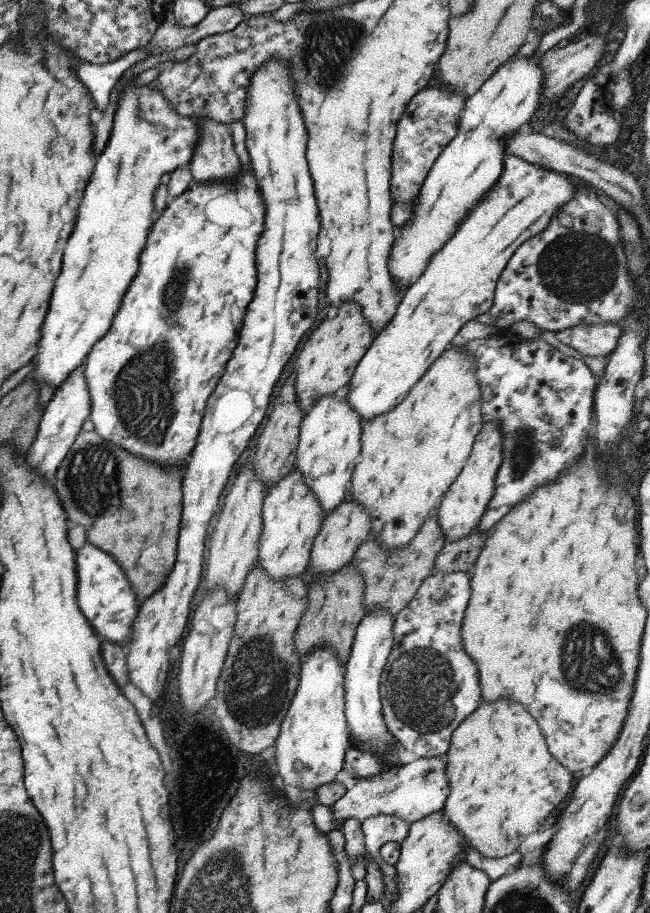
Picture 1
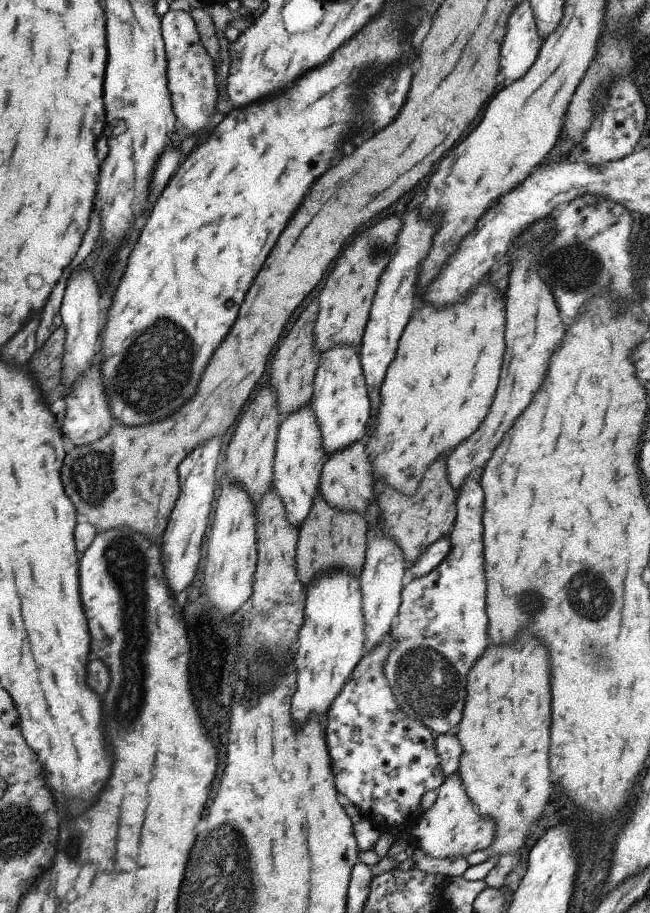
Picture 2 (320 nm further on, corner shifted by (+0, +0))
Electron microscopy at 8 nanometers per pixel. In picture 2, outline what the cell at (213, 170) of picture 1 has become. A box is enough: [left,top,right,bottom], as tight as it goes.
[160,10,218,137]

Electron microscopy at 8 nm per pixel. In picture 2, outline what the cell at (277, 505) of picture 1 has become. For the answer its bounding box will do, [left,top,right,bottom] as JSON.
[272,403,326,528]

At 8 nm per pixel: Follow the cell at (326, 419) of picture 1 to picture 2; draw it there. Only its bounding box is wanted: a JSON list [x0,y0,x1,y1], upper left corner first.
[309,346,371,458]

